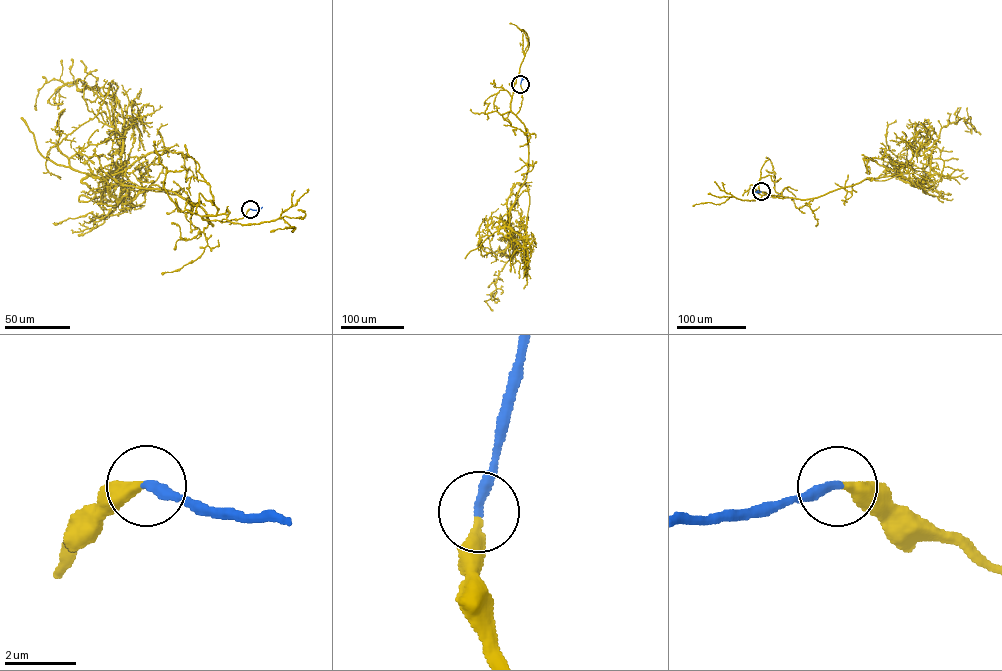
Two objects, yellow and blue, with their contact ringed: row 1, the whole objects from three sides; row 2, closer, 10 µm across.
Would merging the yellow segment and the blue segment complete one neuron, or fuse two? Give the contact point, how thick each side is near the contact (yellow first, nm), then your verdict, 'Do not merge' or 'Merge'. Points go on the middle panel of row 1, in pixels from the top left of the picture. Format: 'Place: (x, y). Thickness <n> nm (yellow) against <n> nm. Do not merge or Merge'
Place: (520, 84). Thickness 360 nm (yellow) against 280 nm. Merge

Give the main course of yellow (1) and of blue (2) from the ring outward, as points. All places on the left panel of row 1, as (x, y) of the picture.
1: (250, 209), (212, 225), (171, 191), (107, 186), (129, 126), (97, 87), (52, 79), (36, 110)
2: (250, 209), (262, 207)

